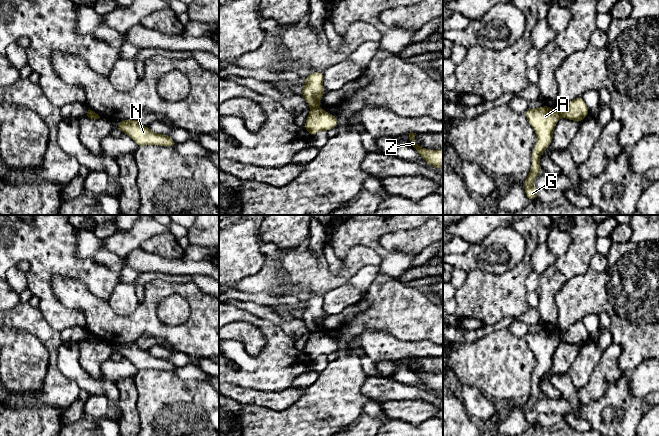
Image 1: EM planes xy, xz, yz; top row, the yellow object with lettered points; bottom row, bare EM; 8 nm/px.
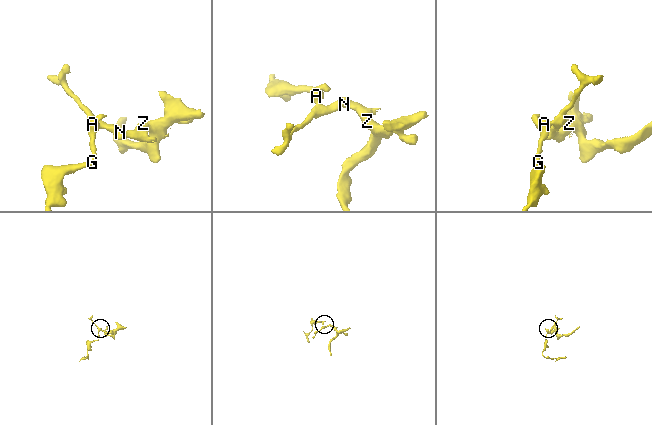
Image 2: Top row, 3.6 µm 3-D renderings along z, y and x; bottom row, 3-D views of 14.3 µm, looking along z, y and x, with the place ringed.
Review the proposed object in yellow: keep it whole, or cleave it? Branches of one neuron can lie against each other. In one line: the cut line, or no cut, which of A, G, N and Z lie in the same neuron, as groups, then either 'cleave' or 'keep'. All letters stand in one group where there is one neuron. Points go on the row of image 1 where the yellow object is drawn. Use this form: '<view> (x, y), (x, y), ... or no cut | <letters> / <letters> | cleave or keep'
xz (318, 105), (311, 108) | A G / N Z | cleave

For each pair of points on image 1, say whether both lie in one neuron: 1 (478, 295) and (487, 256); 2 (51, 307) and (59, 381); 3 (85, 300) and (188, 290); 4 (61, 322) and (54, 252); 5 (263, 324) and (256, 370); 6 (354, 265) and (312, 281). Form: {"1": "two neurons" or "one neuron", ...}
{"1": "two neurons", "2": "two neurons", "3": "one neuron", "4": "one neuron", "5": "one neuron", "6": "one neuron"}

